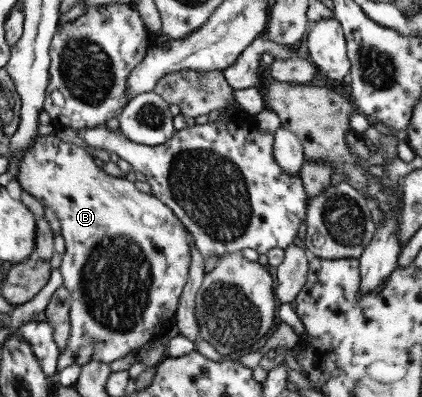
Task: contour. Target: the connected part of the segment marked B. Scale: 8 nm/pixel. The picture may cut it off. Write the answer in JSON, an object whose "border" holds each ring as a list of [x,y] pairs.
{"border":[[[55,133],[37,138],[30,146],[19,162],[16,180],[22,190],[54,210],[65,240],[59,269],[64,288],[72,298],[71,332],[66,348],[58,356],[56,372],[71,364],[82,366],[92,361],[110,364],[171,330],[192,264],[192,251],[188,245],[190,234],[171,208],[153,195],[140,192],[128,179],[106,174],[84,148],[62,141]]]}

